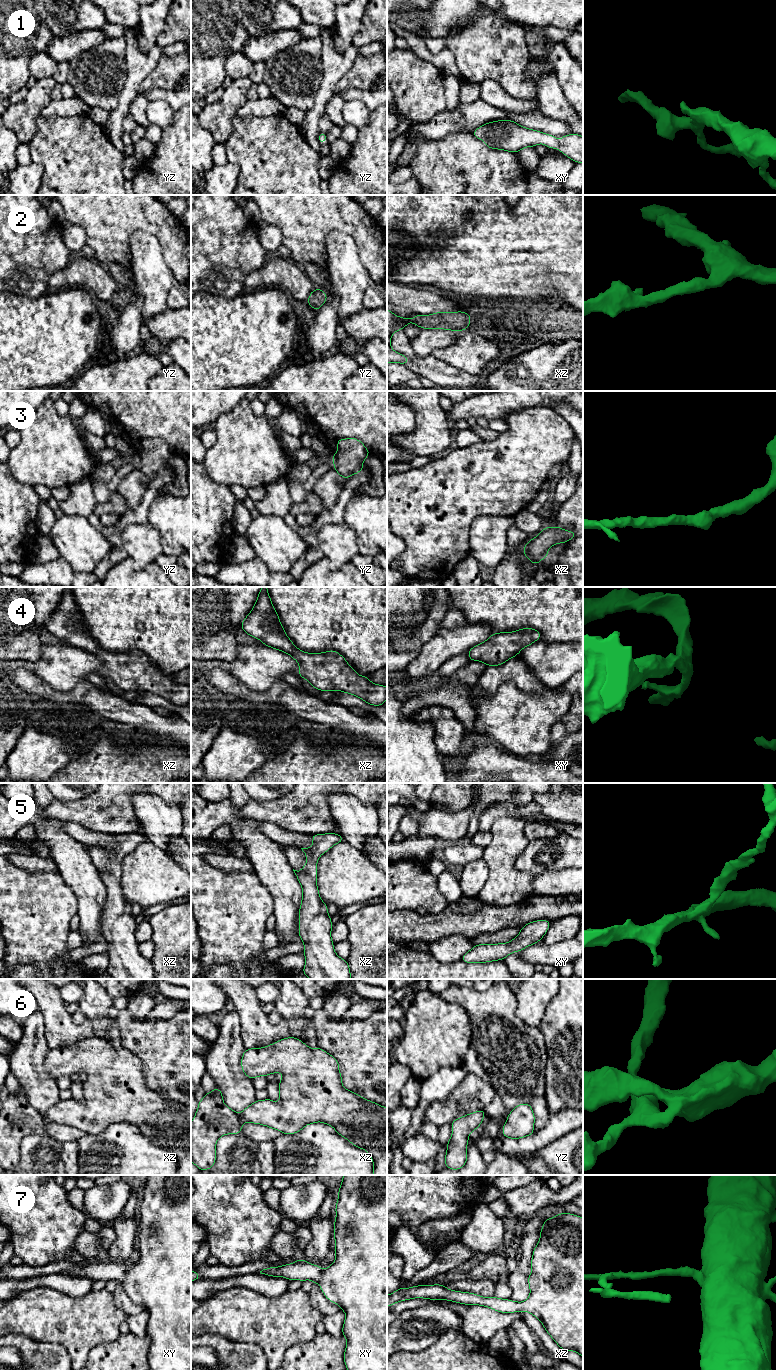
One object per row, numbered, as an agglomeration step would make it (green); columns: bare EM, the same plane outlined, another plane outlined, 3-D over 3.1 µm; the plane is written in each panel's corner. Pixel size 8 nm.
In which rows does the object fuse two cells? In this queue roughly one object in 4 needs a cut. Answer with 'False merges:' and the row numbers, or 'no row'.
False merges: no row

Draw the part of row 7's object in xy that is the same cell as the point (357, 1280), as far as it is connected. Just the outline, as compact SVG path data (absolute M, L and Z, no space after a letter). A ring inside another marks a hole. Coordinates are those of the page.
M343 1175L338 1200L335 1207L336 1218L334 1221L333 1236L335 1238L334 1251L336 1259L326 1270L321 1267L298 1259L294 1263L285 1264L279 1267L268 1267L260 1271L261 1274L273 1277L284 1277L288 1280L312 1280L317 1283L325 1297L334 1304L338 1304L345 1312L346 1317L342 1327L342 1335L346 1338L347 1344L344 1351L344 1363L348 1371L387 1371L387 1175Z

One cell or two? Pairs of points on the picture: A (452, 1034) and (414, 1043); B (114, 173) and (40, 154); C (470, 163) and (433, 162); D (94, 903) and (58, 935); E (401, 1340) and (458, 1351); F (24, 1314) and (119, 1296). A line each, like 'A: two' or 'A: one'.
A: one
B: one
C: one
D: two
E: two
F: two

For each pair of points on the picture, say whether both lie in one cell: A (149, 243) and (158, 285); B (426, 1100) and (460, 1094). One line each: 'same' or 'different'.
A: same
B: different

